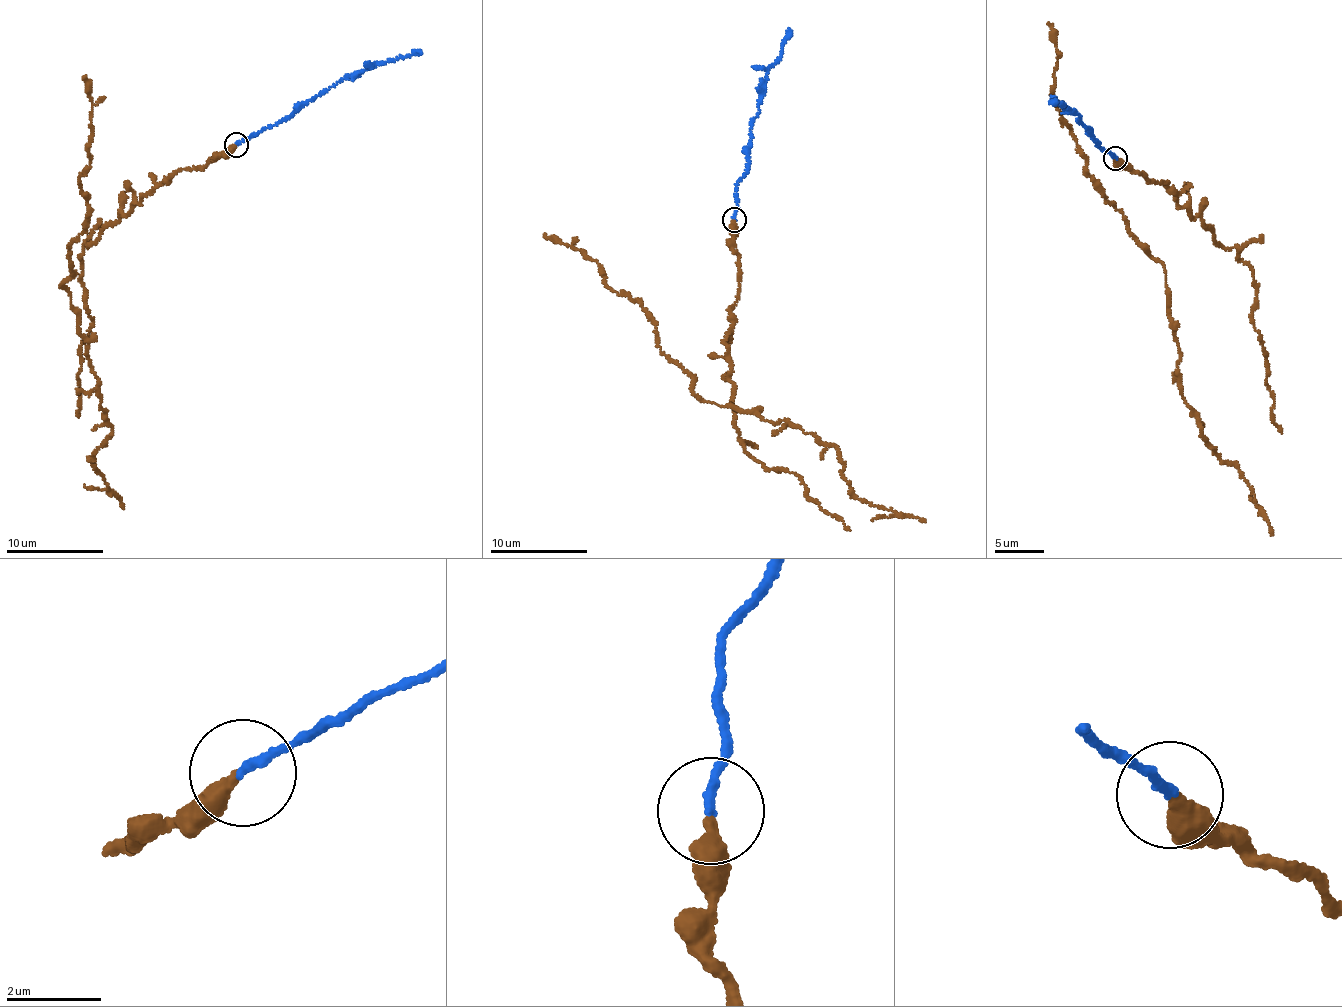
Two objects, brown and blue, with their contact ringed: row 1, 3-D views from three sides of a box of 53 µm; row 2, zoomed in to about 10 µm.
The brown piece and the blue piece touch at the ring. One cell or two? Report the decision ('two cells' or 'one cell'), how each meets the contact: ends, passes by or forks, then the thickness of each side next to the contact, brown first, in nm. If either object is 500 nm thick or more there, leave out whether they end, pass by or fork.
one cell; brown ends there; blue ends there; 320 nm thick on the brown side, 190 nm on the other

